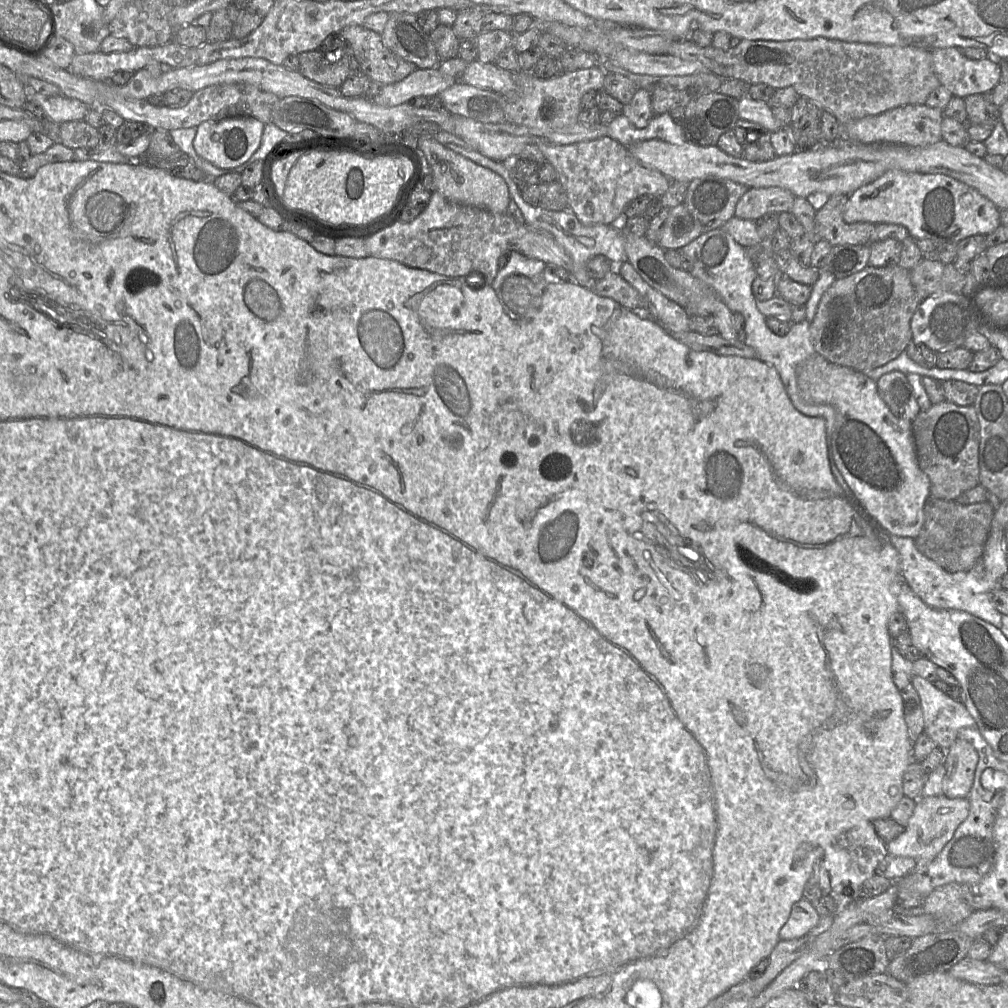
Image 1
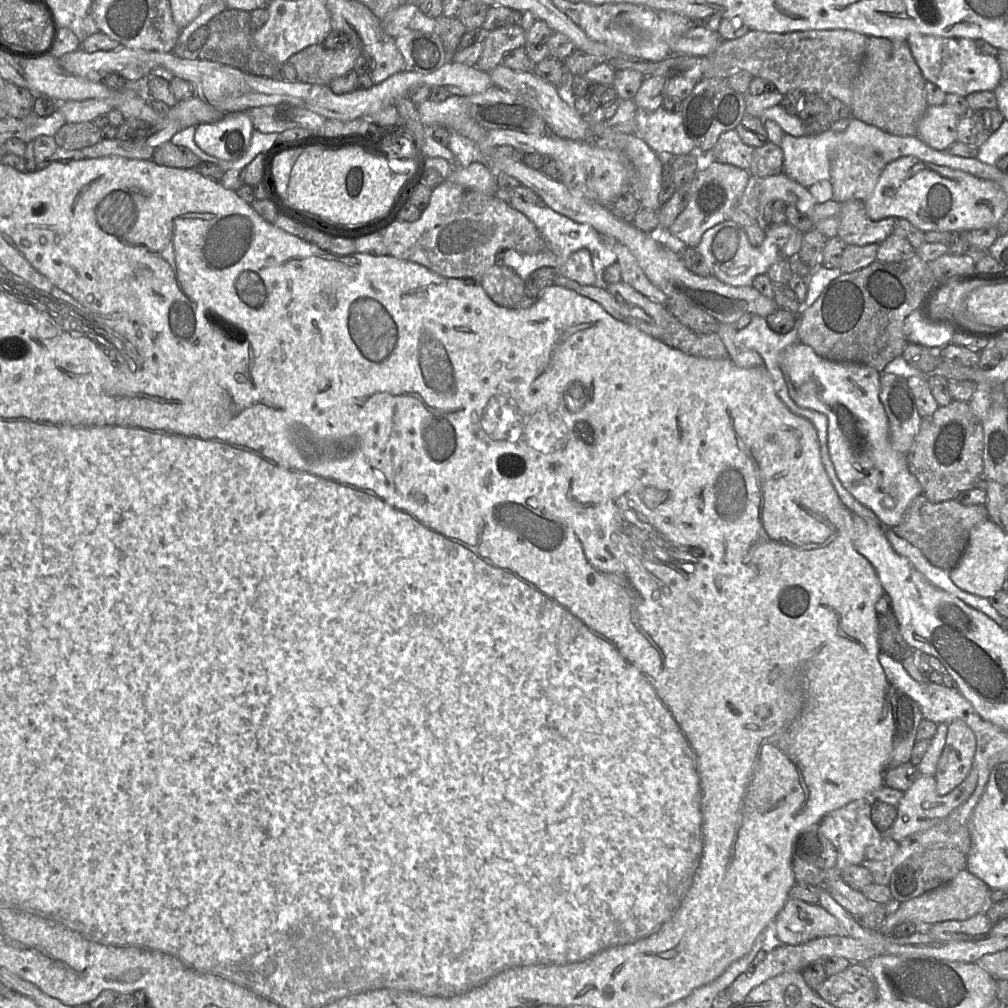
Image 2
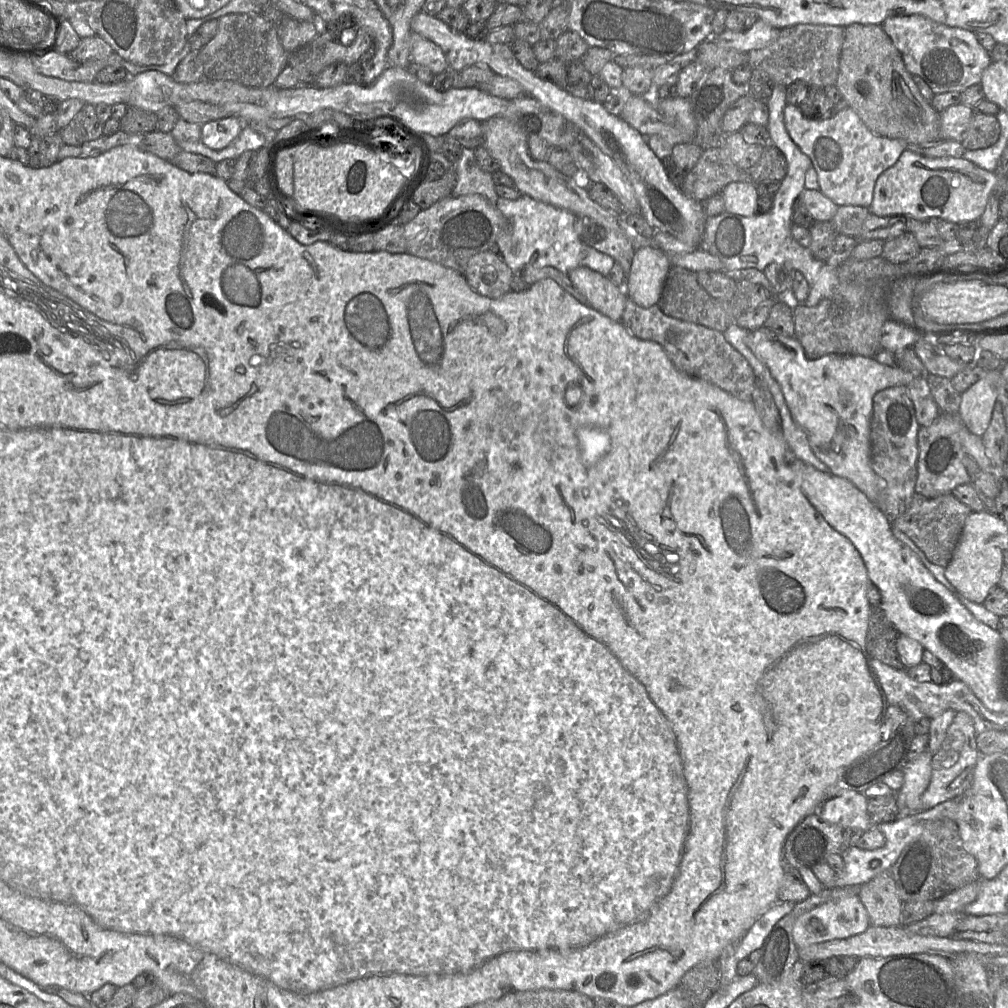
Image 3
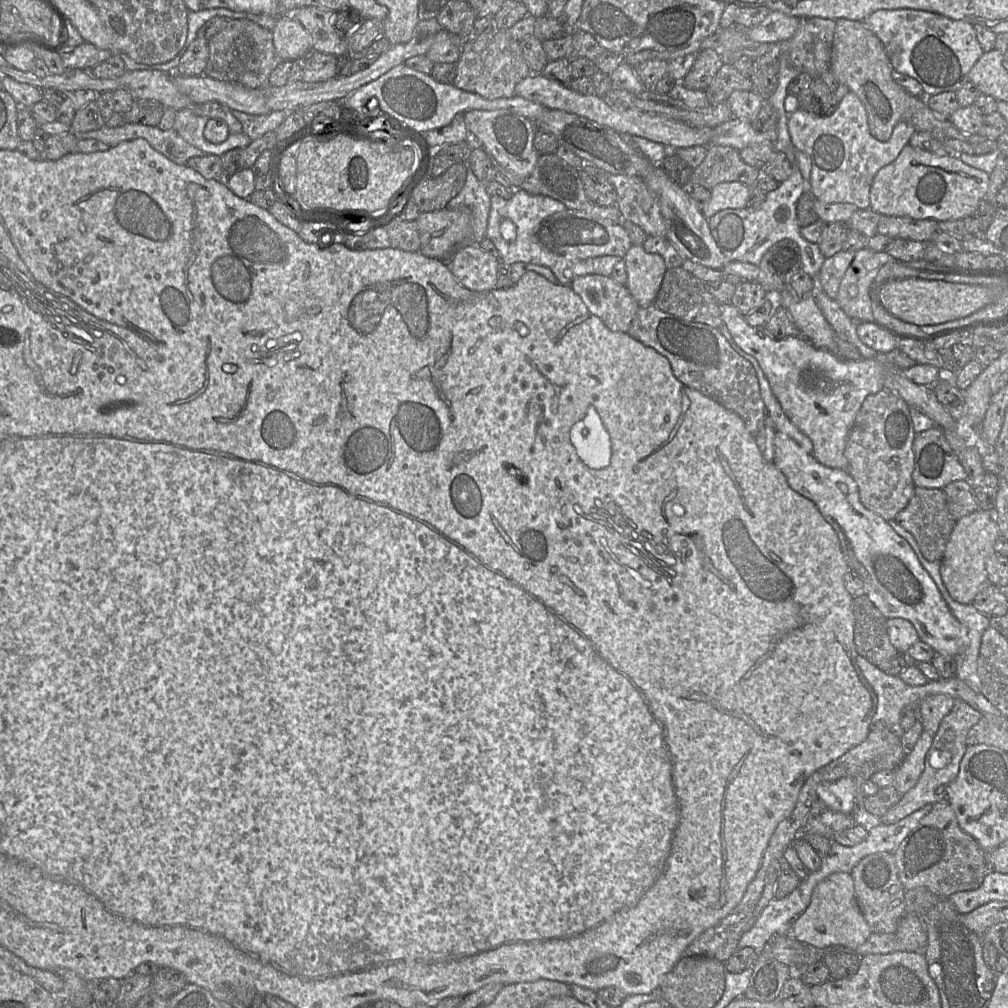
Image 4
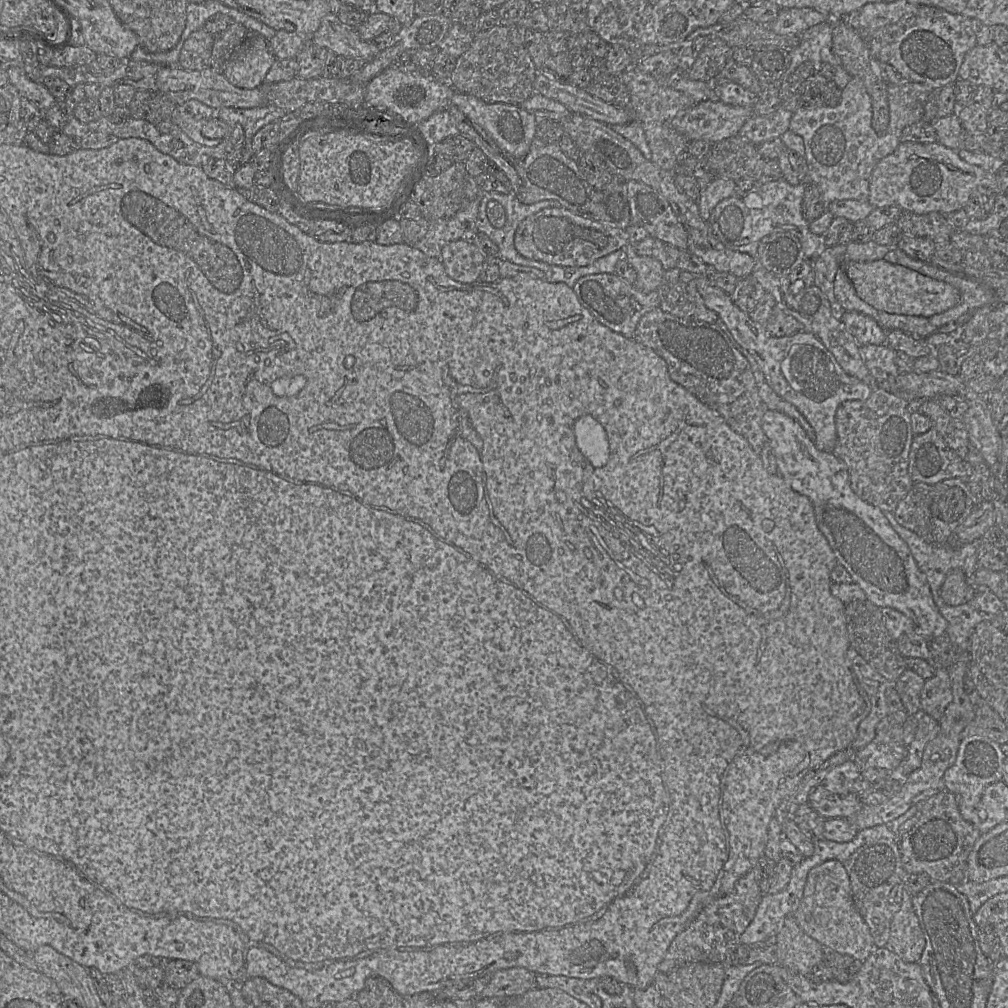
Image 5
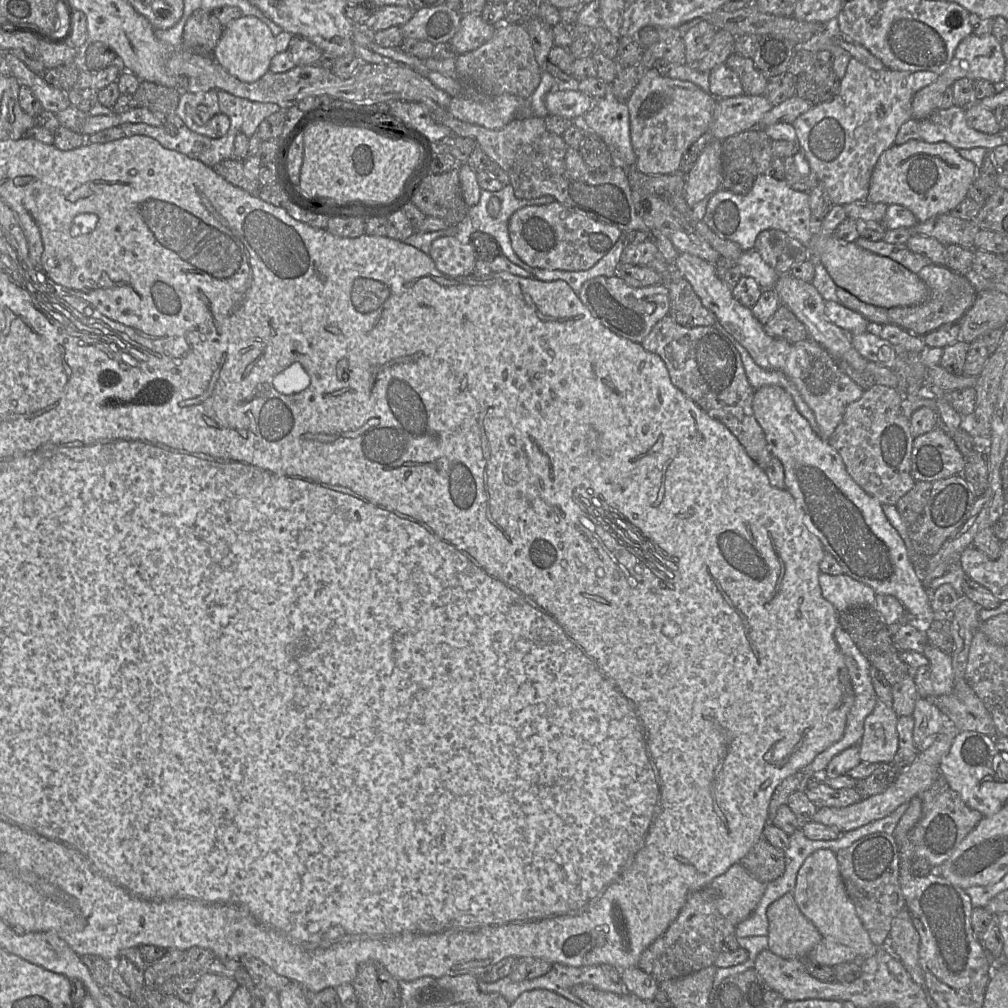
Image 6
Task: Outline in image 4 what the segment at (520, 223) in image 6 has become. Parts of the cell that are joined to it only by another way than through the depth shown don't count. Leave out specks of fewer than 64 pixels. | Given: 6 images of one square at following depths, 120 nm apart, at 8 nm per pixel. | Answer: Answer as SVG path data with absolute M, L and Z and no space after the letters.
M570 209L544 219L538 231L538 239L547 250L571 260L585 260L600 256L617 256L624 259L633 245L629 235L620 224Z

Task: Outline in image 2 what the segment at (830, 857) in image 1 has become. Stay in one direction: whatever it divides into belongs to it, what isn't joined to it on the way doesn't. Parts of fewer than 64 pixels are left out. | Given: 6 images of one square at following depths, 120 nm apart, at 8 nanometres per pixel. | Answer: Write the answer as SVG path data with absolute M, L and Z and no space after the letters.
M871 799L852 801L828 813L818 824L822 833L832 842L837 850L837 867L840 870L851 865L861 865L866 859L866 849L878 842L884 835L871 820L871 805Z

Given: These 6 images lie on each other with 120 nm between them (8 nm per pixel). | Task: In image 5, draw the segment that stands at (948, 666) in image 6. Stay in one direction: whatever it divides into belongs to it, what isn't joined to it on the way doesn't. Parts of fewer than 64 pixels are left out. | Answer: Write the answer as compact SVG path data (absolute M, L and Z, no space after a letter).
M936 667L935 675L925 680L921 691L921 711L939 722L952 699L949 669Z

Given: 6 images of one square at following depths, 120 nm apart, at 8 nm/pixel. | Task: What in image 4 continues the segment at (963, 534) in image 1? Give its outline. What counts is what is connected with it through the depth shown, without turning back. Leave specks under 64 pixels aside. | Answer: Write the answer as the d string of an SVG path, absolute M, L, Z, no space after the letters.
M915 486L908 505L896 515L895 520L914 536L926 560L942 561L949 537L956 524L950 515L946 495L942 489Z

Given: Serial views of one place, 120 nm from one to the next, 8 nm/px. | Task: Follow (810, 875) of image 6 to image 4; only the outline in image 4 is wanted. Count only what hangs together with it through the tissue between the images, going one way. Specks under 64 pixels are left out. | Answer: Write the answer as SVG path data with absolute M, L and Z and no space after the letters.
M846 872L830 874L817 884L810 905L795 919L791 929L793 938L819 949L843 946L854 950L866 942L871 933L856 899L853 878Z

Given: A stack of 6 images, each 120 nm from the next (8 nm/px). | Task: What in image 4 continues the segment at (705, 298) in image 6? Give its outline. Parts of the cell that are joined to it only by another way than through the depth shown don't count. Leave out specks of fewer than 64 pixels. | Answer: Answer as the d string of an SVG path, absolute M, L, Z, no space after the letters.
M722 303L720 309L723 323L735 343L756 358L769 381L773 394L788 418L811 440L812 455L815 459L827 467L848 471L848 460L845 456L848 437L865 398L884 389L885 364L883 361L864 358L860 361L842 360L824 349L815 347L802 336L774 339L765 325L749 325L745 316L732 304Z

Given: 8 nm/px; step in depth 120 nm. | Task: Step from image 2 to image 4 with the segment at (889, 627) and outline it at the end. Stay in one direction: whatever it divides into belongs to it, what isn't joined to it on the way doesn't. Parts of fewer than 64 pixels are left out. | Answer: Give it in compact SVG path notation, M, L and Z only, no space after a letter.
M866 596L852 600L854 615L854 643L857 653L884 673L899 677L911 665L916 666L907 653L898 651L891 643L887 618Z

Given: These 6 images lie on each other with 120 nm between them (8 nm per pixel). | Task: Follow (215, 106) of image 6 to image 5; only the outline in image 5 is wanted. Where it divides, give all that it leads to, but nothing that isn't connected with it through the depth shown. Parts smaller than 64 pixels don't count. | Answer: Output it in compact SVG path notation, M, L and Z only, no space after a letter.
M188 100L176 106L171 121L194 142L204 146L217 146L222 139L207 138L201 132L203 125L214 117L215 111L198 100Z

